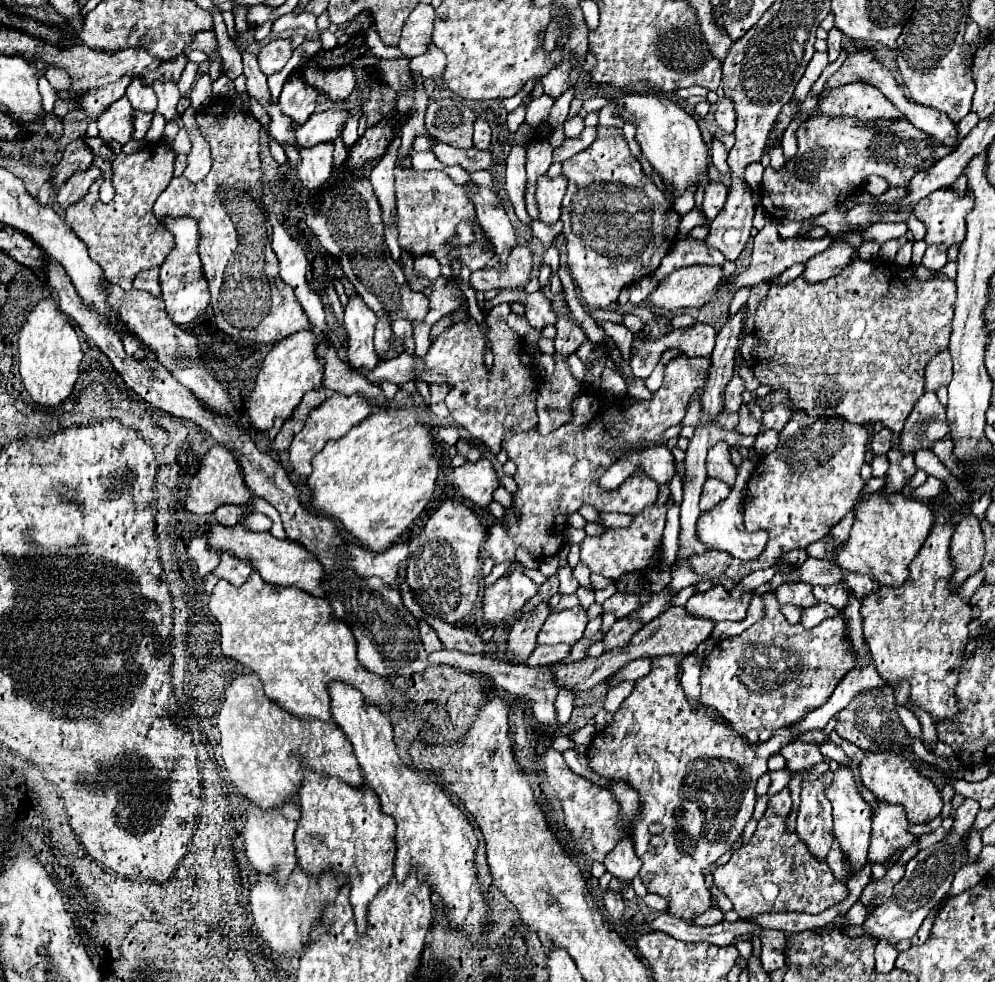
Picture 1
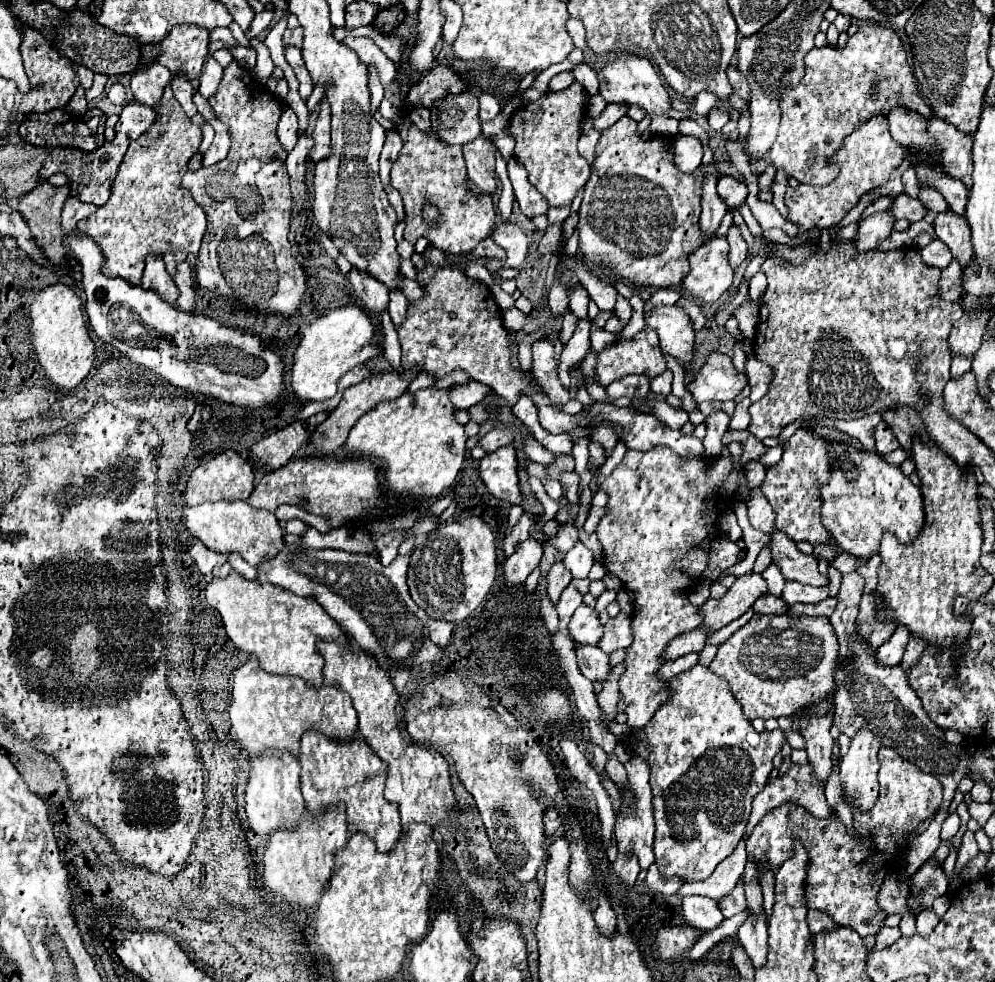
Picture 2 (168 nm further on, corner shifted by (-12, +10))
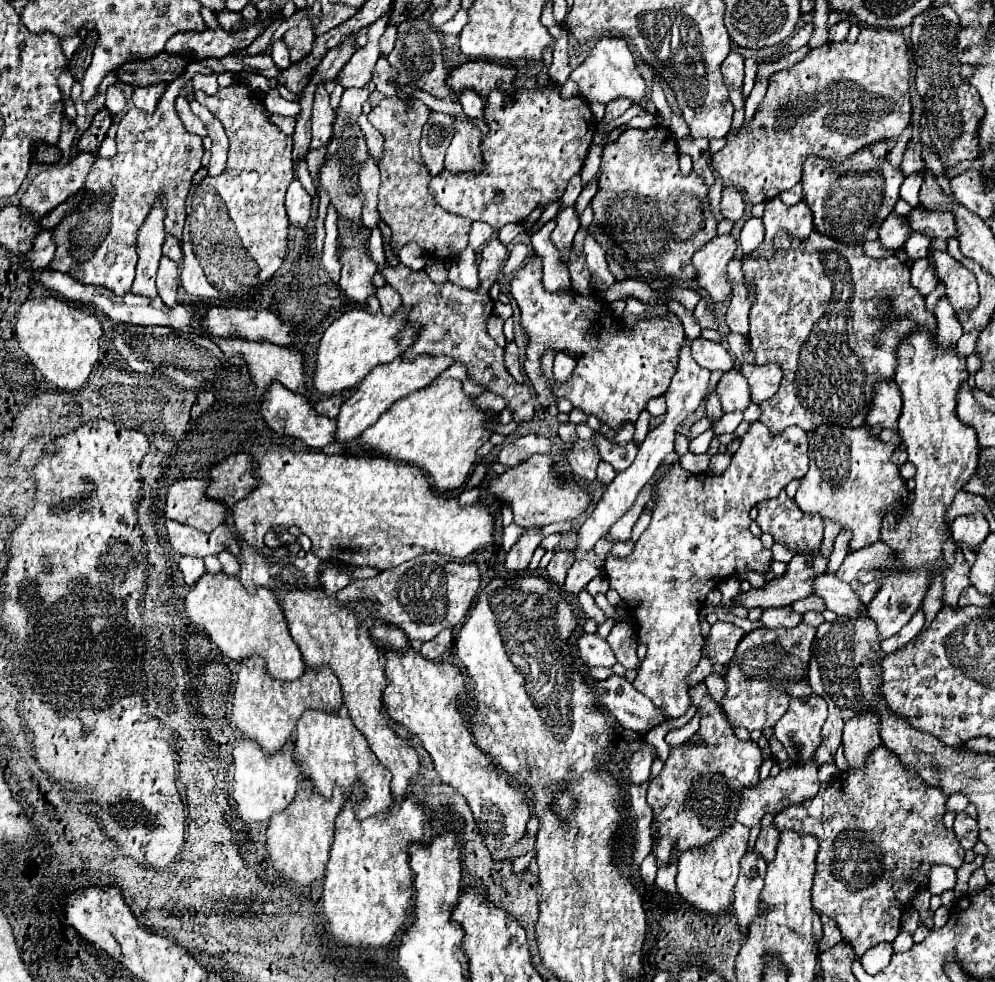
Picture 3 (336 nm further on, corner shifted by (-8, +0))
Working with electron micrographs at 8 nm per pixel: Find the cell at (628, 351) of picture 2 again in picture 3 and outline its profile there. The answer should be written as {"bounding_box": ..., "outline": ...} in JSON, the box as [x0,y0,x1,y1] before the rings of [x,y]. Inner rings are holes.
{"bounding_box":[511,256,685,430],"outline":[[[533,256],[511,282],[511,294],[521,310],[521,324],[529,336],[525,352],[525,374],[535,386],[539,402],[547,408],[551,398],[555,402],[559,398],[567,398],[575,408],[597,416],[613,430],[617,430],[625,420],[635,422],[647,400],[665,394],[669,388],[677,366],[677,354],[685,338],[681,320],[677,316],[669,316],[665,320],[649,318],[641,322],[637,330],[629,330],[611,316],[607,304],[601,298],[581,296],[575,292],[547,292],[541,278],[541,258]],[[547,346],[555,352],[569,352],[577,358],[577,366],[571,378],[563,384],[555,382],[551,390],[547,388],[547,380],[539,368],[539,358]]]}

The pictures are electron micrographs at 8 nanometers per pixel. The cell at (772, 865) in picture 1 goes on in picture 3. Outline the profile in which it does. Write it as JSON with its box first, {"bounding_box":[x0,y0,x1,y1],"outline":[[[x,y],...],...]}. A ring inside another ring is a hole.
{"bounding_box":[773,746,965,956],"outline":[[[879,746],[869,758],[865,774],[841,774],[831,786],[821,786],[811,800],[801,806],[791,806],[775,816],[773,824],[779,832],[793,830],[797,834],[813,834],[821,840],[821,850],[817,852],[817,872],[813,878],[813,908],[817,914],[827,914],[837,922],[843,940],[855,948],[857,956],[863,956],[879,942],[895,940],[899,934],[901,914],[911,906],[913,892],[929,882],[931,864],[947,864],[953,868],[963,864],[965,850],[953,830],[943,824],[945,802],[947,796],[941,794],[941,790],[925,786],[917,774],[907,772],[901,766],[897,756],[889,754],[885,746]]]}

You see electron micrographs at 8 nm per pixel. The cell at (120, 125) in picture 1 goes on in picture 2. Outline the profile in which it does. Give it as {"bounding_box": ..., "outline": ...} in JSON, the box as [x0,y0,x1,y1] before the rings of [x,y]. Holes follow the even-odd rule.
{"bounding_box":[107,82,125,106],"outline":[[[115,82],[115,84],[109,88],[109,92],[107,92],[107,98],[109,98],[113,104],[117,104],[117,106],[123,106],[123,104],[125,104],[125,88],[123,88],[123,84]]]}

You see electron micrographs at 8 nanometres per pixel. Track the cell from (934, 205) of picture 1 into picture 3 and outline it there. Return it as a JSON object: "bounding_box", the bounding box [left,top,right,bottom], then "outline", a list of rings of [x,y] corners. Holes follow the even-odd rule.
{"bounding_box":[929,248,979,310],"outline":[[[933,248],[929,254],[937,276],[947,284],[947,298],[953,310],[973,308],[979,302],[979,286],[977,278],[971,270],[967,270],[961,262],[957,262],[949,252]]]}

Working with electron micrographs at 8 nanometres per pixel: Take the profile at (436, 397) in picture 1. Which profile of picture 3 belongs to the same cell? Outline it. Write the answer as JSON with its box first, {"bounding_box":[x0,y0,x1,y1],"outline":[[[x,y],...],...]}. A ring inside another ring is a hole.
{"bounding_box":[475,392,505,414],"outline":[[[483,392],[481,396],[475,398],[475,406],[479,410],[487,410],[491,414],[499,414],[503,408],[505,408],[505,400],[497,394],[491,394],[491,392]]]}

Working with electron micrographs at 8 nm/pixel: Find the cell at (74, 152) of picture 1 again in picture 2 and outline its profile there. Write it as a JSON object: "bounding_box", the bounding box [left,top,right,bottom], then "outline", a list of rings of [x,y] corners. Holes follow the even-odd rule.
{"bounding_box":[17,182,69,262],"outline":[[[47,182],[39,184],[31,192],[27,192],[19,204],[17,210],[27,220],[33,238],[37,244],[45,246],[45,254],[51,262],[63,262],[65,260],[65,248],[61,246],[63,234],[61,234],[61,208],[69,196],[69,184],[61,188],[53,188]]]}

